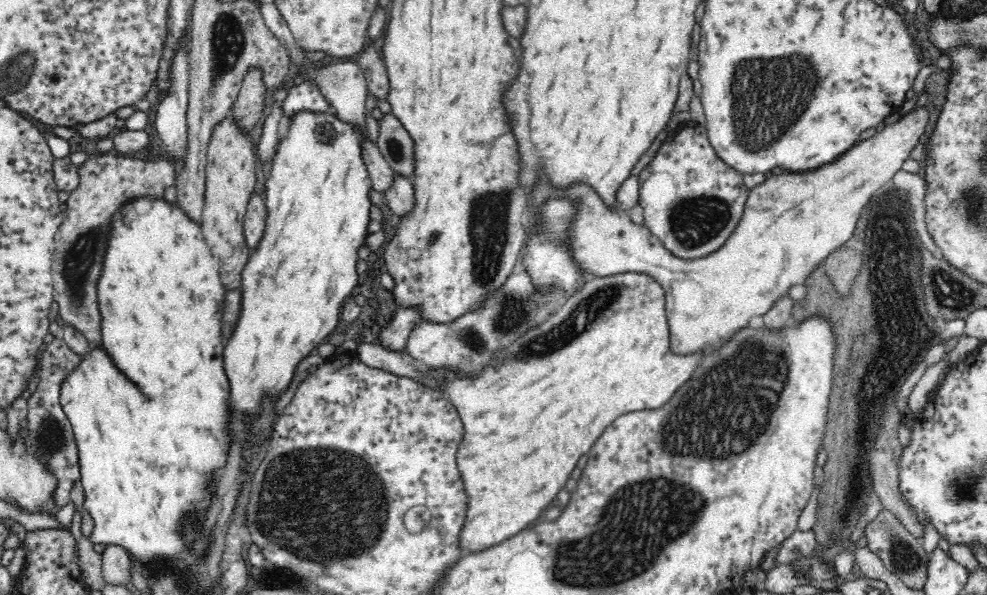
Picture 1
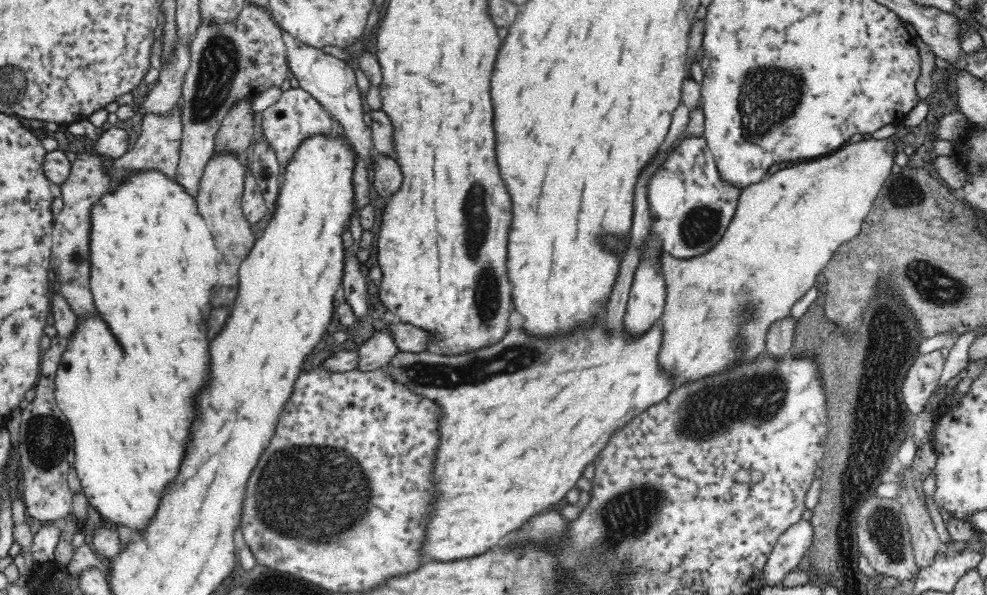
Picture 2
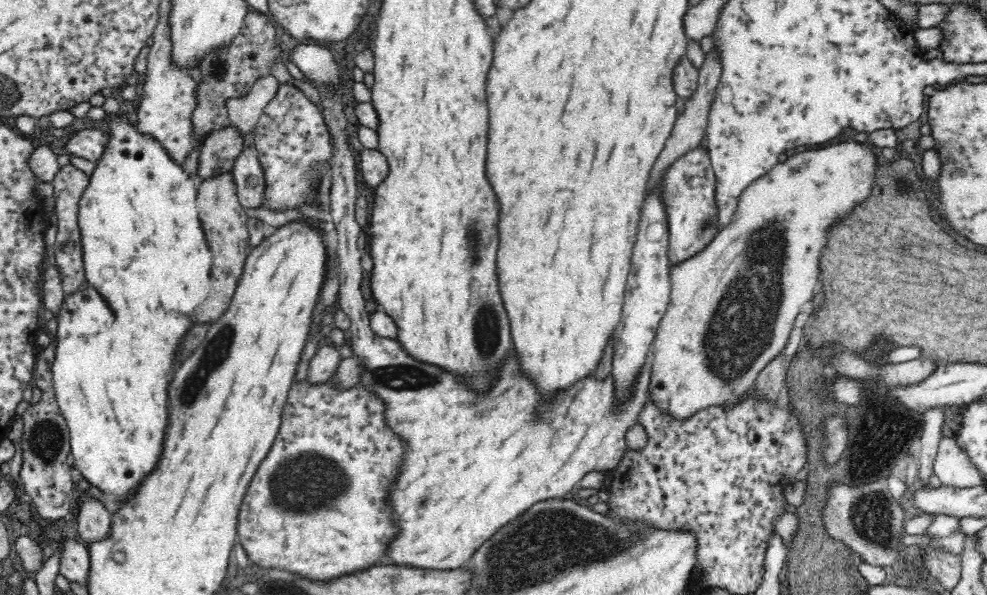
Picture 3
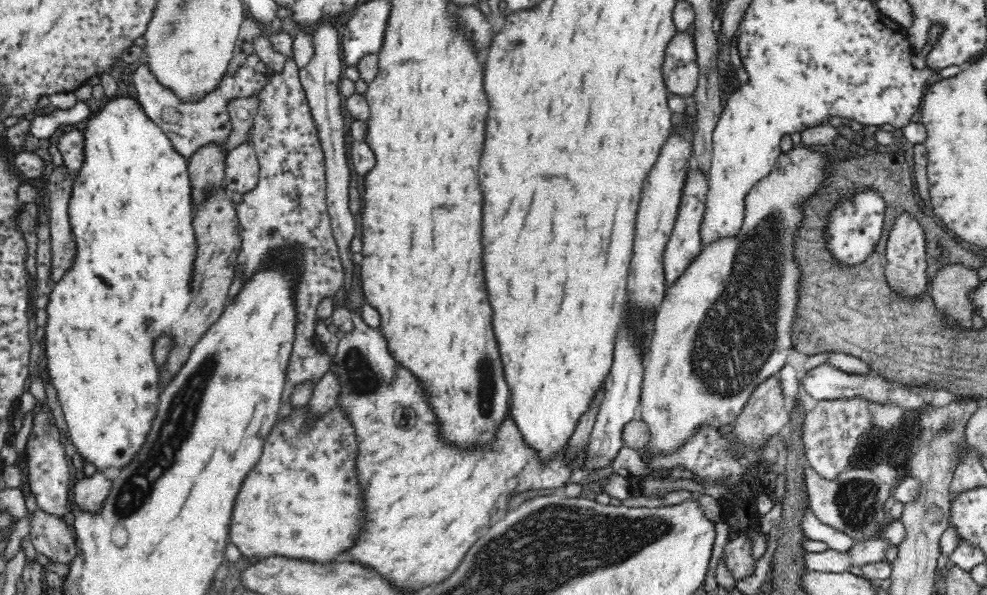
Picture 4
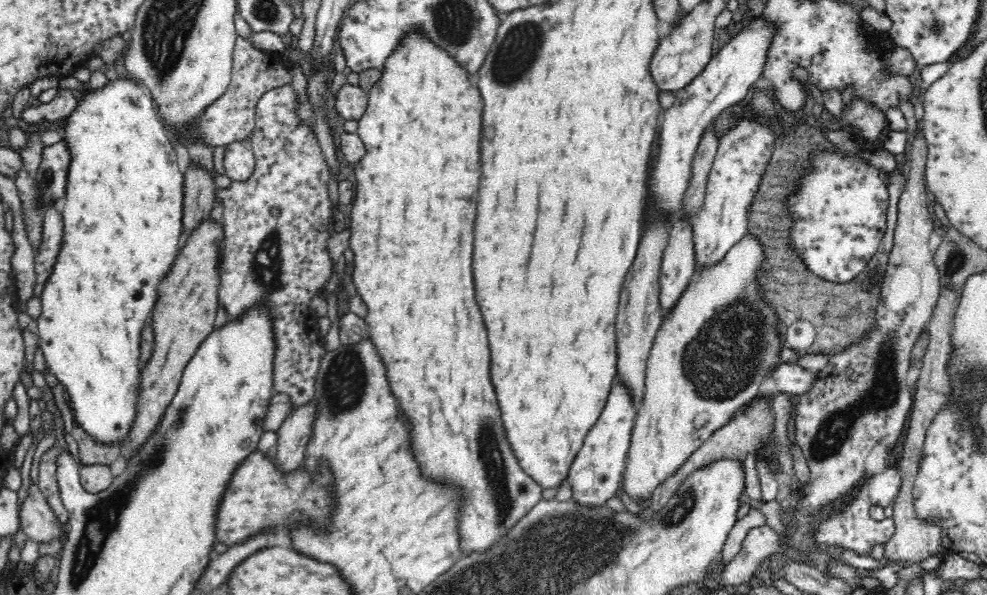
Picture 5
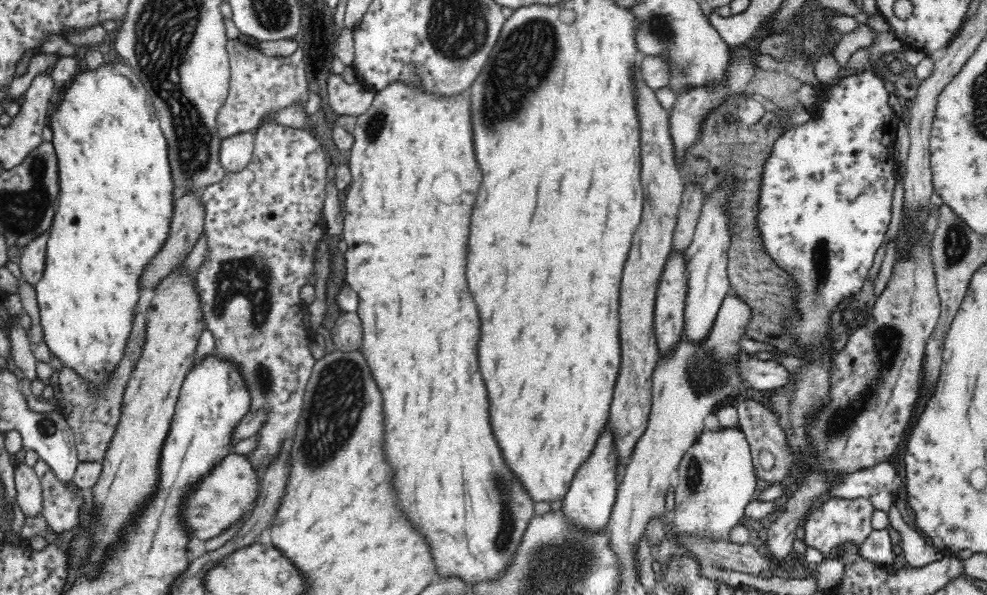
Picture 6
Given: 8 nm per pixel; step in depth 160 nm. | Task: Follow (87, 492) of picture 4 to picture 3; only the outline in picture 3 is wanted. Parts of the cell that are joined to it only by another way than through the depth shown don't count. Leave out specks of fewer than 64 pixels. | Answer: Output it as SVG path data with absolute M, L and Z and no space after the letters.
M83 496L77 519L79 535L88 545L110 538L112 514L98 498Z

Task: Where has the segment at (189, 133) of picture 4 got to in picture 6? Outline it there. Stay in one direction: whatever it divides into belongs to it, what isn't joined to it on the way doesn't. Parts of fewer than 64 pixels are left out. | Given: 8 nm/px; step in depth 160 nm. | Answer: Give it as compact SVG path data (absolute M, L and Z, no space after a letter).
M229 39L226 44L230 61L229 91L222 108L218 110L216 126L221 141L241 133L252 133L267 112L277 112L296 101L307 103L310 90L305 71L302 46L287 57L268 56L253 44Z

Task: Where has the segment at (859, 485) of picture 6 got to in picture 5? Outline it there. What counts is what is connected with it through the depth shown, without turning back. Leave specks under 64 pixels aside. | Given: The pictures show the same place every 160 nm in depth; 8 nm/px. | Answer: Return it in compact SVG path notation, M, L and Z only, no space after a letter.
M888 468L884 472L874 474L863 480L863 494L867 494L870 504L881 507L893 504L900 494L902 488L902 477L900 471Z

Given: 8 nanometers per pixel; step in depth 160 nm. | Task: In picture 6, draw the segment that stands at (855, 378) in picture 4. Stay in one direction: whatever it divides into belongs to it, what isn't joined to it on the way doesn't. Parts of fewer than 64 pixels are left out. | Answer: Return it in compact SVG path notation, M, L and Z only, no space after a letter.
M746 356L741 360L742 376L756 390L780 390L788 386L791 373L782 364L773 360L761 360Z

